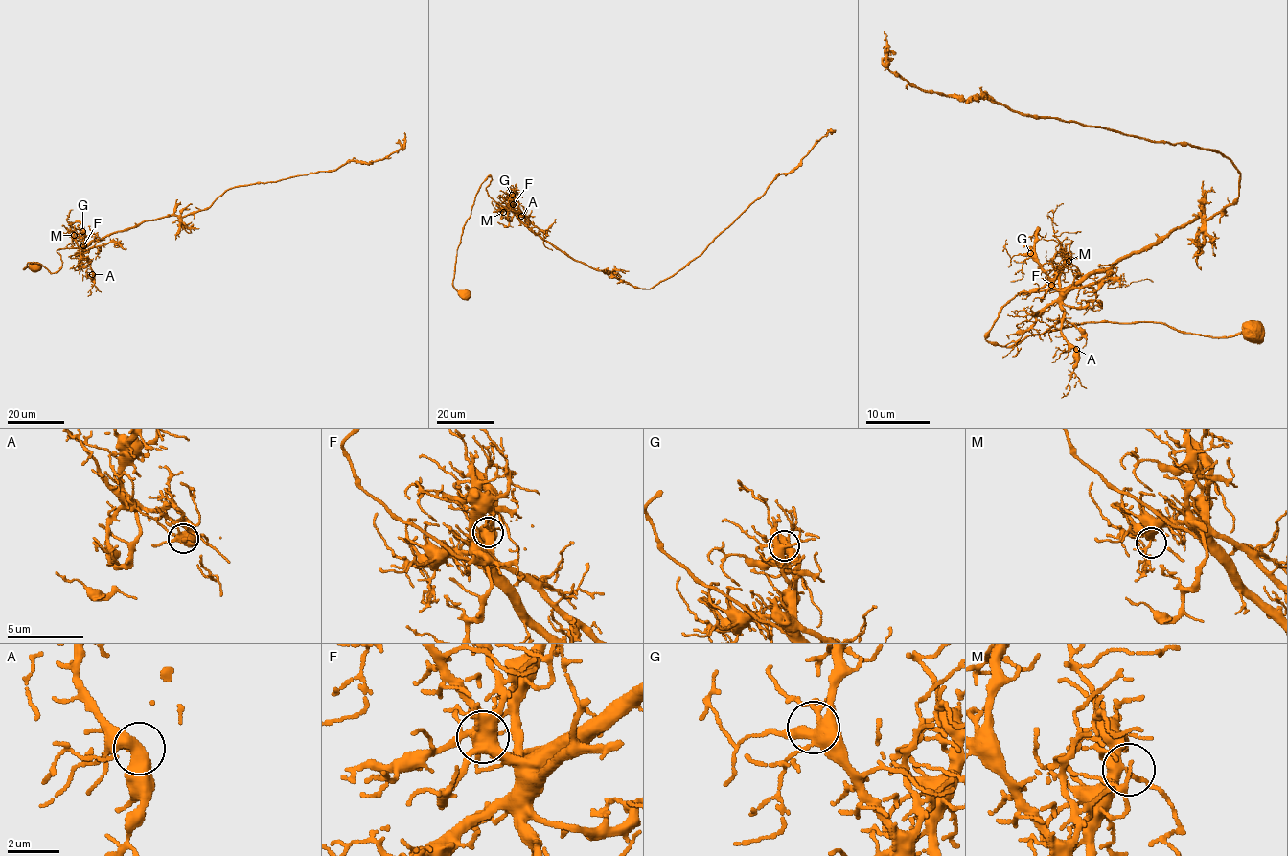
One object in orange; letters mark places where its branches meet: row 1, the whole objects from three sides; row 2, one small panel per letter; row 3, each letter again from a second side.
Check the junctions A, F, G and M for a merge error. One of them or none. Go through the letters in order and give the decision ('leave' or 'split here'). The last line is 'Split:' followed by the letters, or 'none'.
A: leave
F: leave
G: leave
M: leave
Split: none

